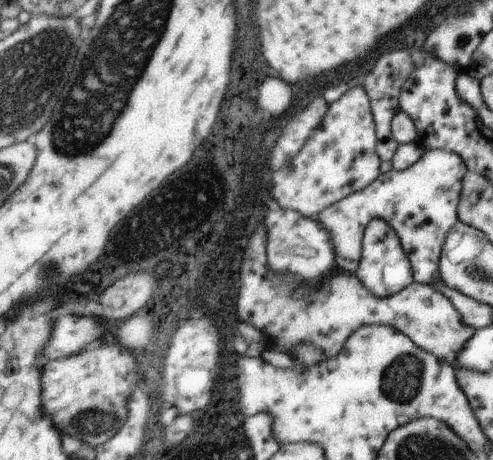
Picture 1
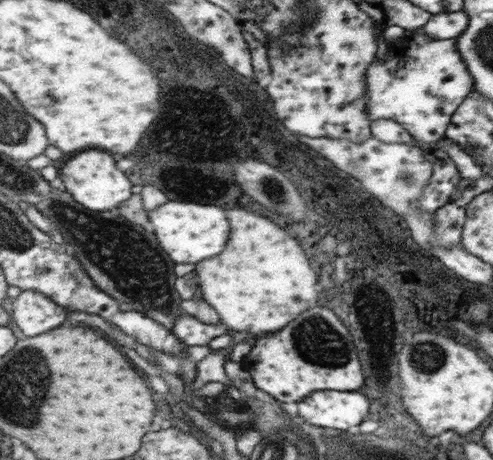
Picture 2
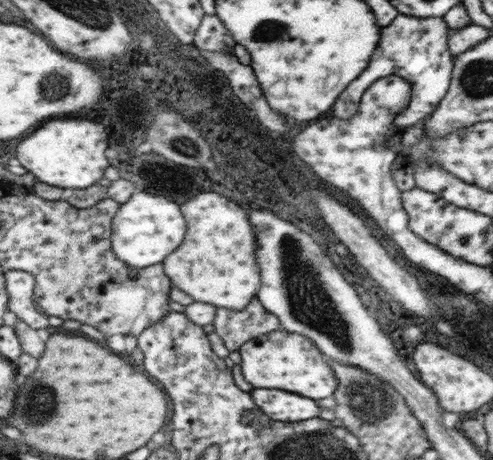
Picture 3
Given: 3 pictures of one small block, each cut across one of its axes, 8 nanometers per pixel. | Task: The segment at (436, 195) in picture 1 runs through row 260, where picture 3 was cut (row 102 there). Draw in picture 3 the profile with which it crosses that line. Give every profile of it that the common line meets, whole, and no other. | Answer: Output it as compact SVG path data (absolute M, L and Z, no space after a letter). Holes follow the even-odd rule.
M397 14L397 18L387 28L383 28L383 44L379 44L379 52L375 52L375 60L371 60L371 68L367 68L367 72L363 72L363 76L359 76L359 80L355 80L355 84L351 84L351 88L347 88L343 96L339 96L339 104L331 108L333 116L341 120L353 116L359 108L357 106L359 94L367 92L373 80L381 76L383 78L399 76L411 86L411 104L407 104L407 108L399 112L399 116L393 120L401 132L415 126L421 118L431 116L431 112L435 112L435 108L439 108L439 102L443 102L443 98L447 96L451 88L451 76L453 76L453 56L449 52L449 34L445 36L447 32L445 24L447 22L443 18L419 20L419 18Z

